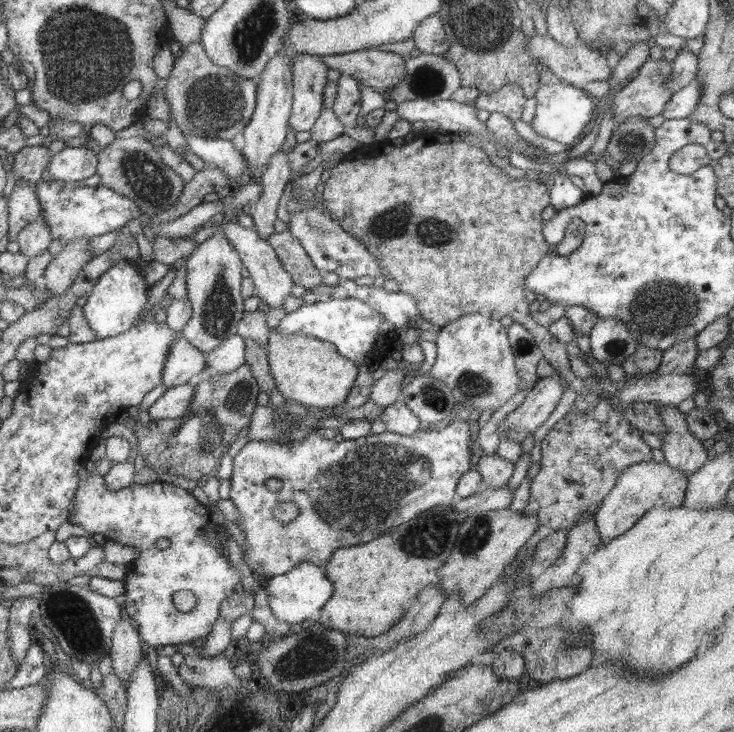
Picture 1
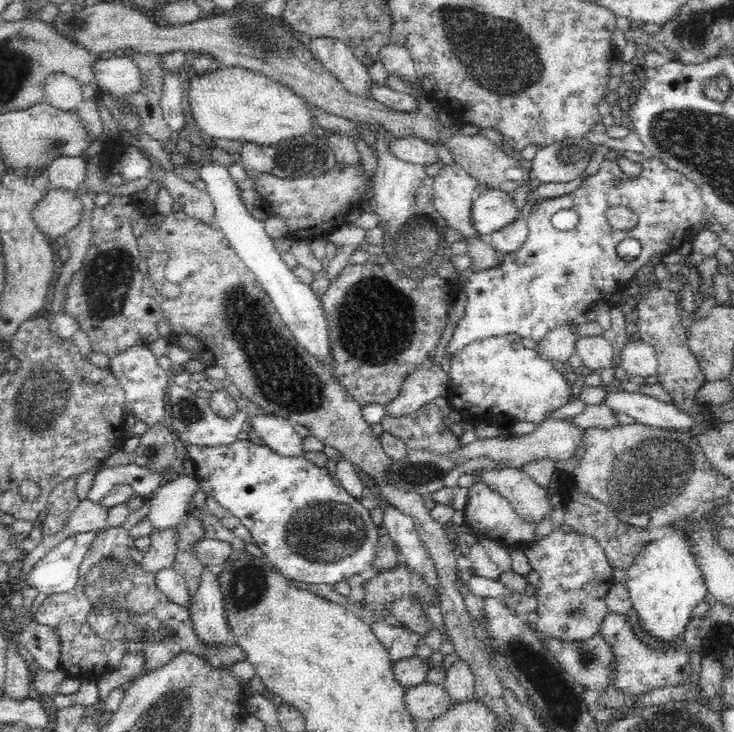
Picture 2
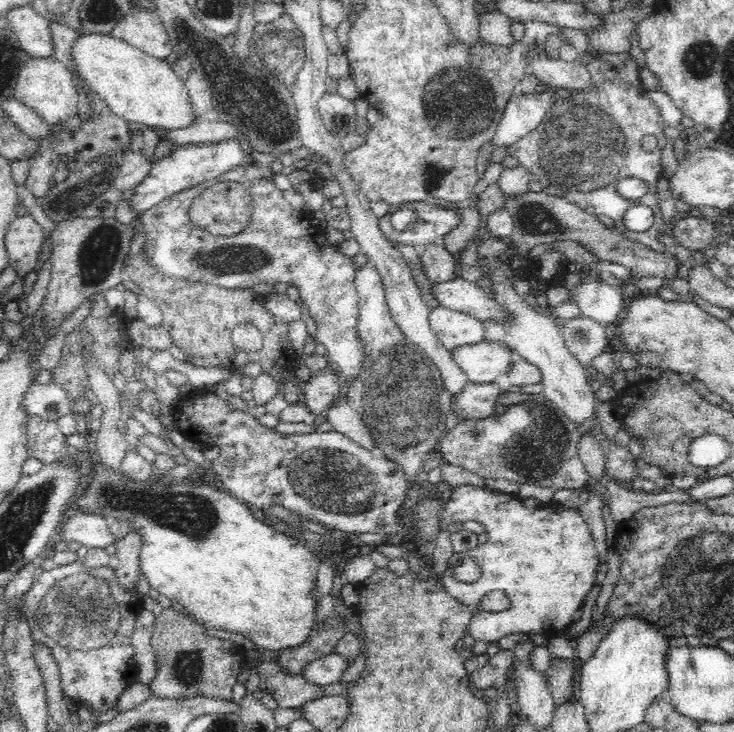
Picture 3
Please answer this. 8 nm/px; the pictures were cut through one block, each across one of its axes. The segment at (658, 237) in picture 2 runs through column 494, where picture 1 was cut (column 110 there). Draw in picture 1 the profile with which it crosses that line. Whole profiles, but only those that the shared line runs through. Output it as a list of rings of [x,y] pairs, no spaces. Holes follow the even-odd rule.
[[[120,259],[94,284],[82,310],[84,318],[97,334],[97,338],[101,339],[115,337],[130,330],[136,323],[138,310],[142,310],[146,302],[148,302],[148,286],[144,284],[142,272],[136,270],[136,266],[130,264],[130,261]]]

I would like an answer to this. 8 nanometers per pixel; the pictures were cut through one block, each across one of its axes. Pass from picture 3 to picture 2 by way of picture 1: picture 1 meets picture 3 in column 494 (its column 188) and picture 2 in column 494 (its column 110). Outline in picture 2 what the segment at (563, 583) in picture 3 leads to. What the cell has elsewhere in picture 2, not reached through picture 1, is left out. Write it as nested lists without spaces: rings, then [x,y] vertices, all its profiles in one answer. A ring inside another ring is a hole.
[[[473,476],[473,479],[468,483],[470,483],[470,488],[469,498],[464,508],[465,526],[470,527],[478,539],[495,540],[498,544],[511,549],[524,549],[539,542],[536,540],[536,525],[532,524],[532,521],[524,521],[522,517],[518,516],[516,509],[507,498],[492,490],[478,476]]]

